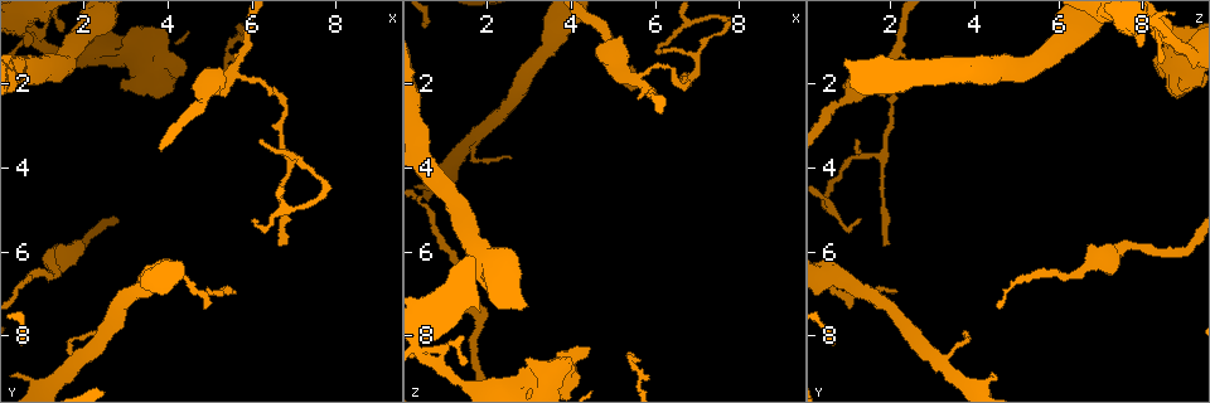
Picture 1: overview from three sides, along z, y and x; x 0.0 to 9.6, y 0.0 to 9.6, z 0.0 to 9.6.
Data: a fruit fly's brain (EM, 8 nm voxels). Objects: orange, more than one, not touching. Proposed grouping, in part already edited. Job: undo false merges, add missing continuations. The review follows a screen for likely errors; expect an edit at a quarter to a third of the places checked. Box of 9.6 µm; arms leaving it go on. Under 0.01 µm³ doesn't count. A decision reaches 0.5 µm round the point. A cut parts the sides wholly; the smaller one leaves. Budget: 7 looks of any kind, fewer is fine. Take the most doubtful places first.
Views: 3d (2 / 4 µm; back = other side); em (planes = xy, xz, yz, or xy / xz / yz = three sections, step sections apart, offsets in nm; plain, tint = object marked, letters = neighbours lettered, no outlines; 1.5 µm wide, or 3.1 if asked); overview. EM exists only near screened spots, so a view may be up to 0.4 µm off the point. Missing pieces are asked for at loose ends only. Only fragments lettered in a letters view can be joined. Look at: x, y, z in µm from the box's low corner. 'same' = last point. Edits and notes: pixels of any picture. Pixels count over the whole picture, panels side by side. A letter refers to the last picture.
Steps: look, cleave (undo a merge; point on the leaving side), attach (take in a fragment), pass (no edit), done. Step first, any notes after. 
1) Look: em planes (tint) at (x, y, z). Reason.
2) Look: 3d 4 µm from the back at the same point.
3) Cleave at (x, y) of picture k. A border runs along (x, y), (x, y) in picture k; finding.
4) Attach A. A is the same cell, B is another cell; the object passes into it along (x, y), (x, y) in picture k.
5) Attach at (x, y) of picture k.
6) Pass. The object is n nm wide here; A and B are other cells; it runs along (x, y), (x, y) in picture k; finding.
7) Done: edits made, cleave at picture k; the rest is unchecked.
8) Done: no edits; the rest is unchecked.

Look: em yz step 4 (tint) at (6.20, 3.35, 1.25). Tapers out.

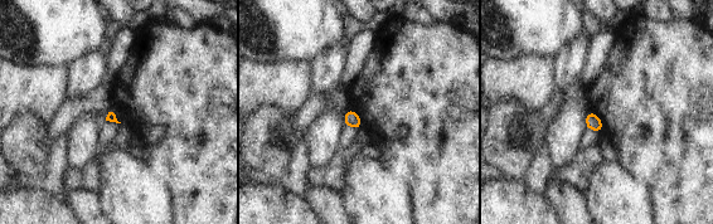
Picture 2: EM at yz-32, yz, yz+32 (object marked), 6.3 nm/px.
Look: em planes (letters) at the same point.

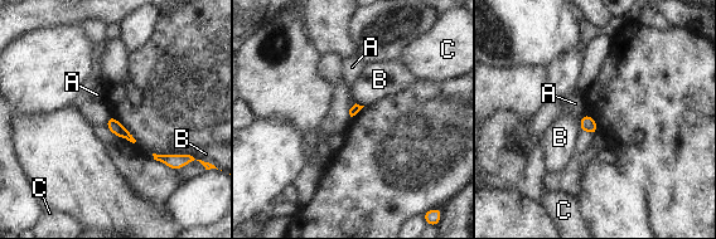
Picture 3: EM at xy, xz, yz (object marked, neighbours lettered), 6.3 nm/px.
Pass. The longest contact is with B, 70 nm; A, B and C are other cells; a border runs along (585, 113), (580, 118) in picture 3; no lettered fragment goes on from it.

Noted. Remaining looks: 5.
Look: em planes (letters) at (1.80, 8.60, 3.25). A fork.

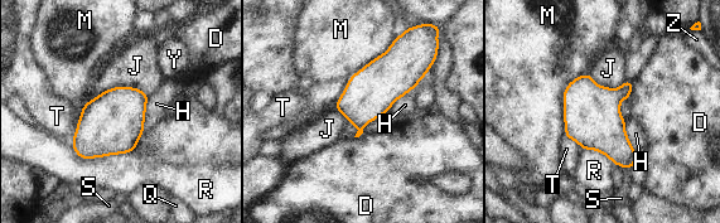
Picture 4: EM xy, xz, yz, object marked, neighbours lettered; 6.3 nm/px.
Pass. The longest contact is with M, 440 nm; D, H, J, M, Q, R, S, T, Y and Z are other cells; a border runs along (149, 95), (145, 102), (143, 131) in picture 4; one cell here.

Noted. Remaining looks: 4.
Look: em xz step 4 (letters) at (1.80, 5.95, 7.40). Calibre changes.

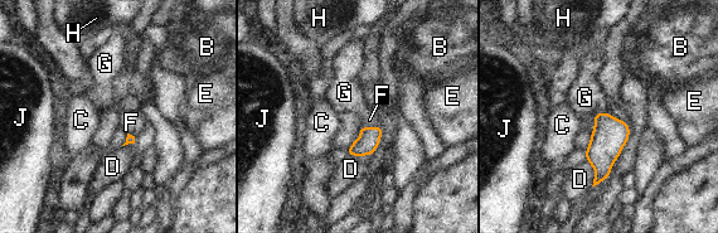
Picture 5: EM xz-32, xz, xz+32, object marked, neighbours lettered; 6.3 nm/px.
Pass. The longest contact is with D, 170 nm; B, C, D, E, F, G, H and J are other cells; a border runs along (604, 111), (593, 113) in picture 5; continuous, no second cell.

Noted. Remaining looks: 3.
Done: no edits; the rest is unchecked.

